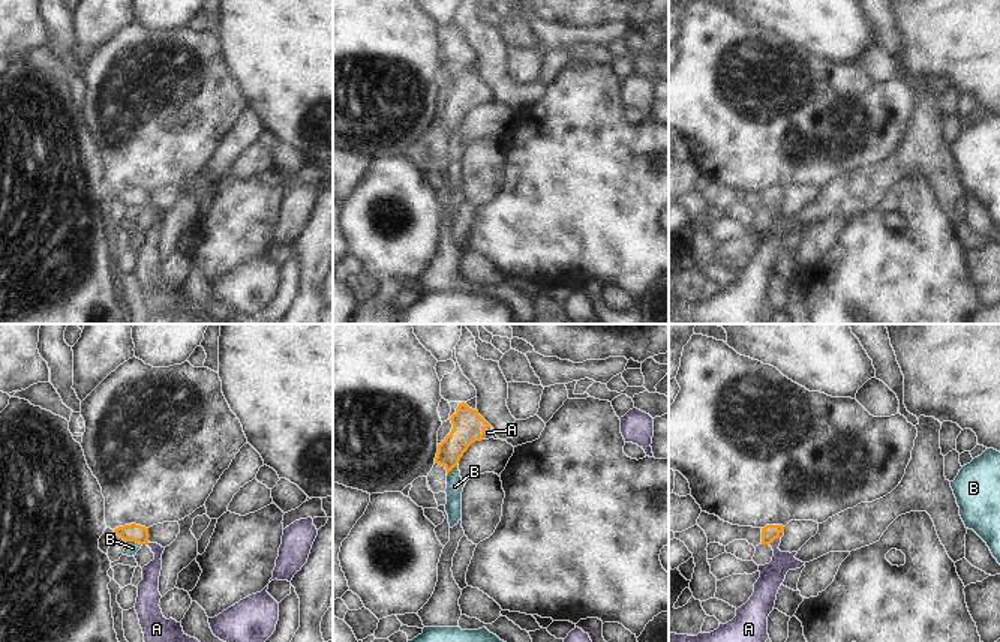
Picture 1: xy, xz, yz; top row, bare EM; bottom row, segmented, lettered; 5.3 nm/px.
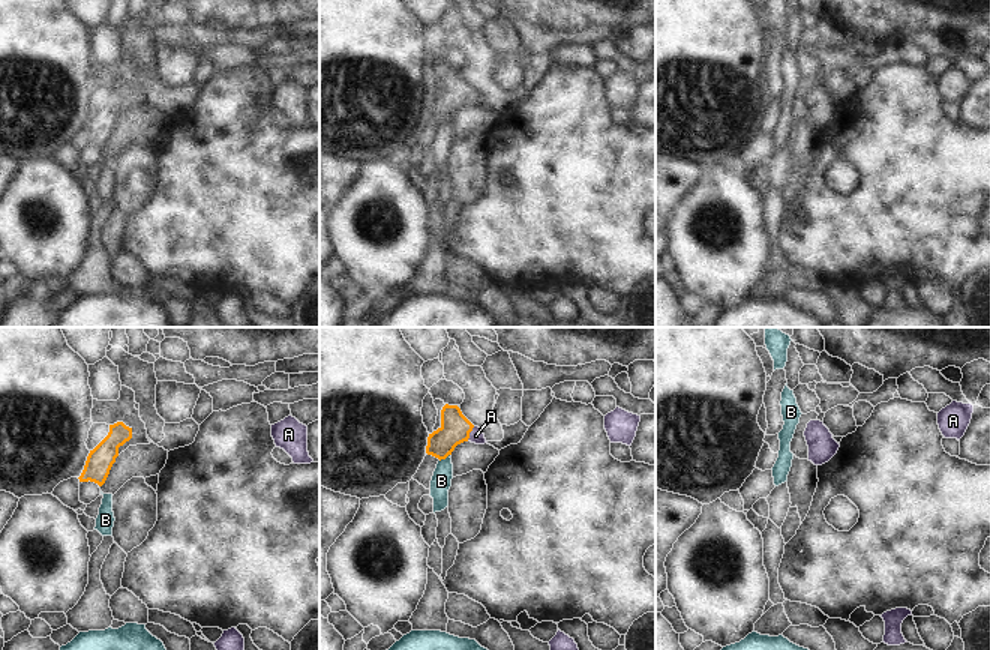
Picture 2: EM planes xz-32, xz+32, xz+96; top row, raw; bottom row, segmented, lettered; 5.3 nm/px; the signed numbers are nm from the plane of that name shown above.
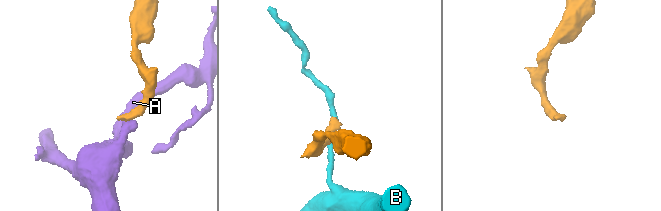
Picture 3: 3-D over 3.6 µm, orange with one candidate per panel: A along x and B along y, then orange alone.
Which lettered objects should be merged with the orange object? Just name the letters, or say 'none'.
A

